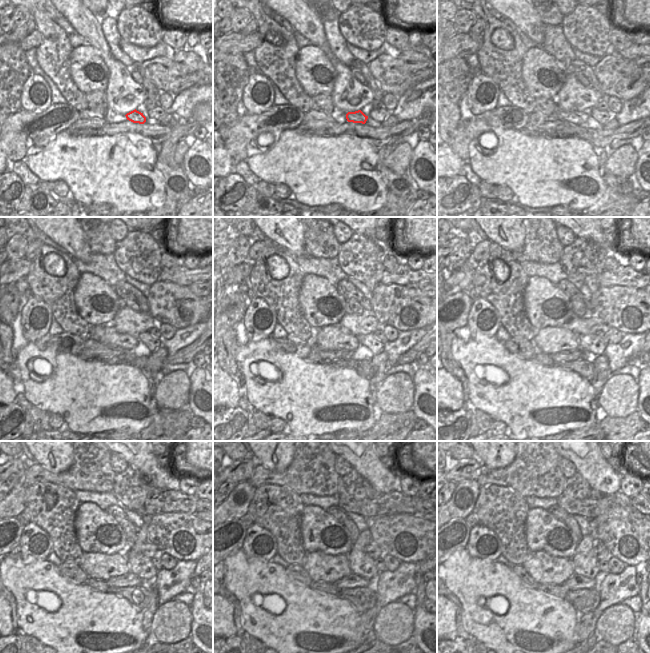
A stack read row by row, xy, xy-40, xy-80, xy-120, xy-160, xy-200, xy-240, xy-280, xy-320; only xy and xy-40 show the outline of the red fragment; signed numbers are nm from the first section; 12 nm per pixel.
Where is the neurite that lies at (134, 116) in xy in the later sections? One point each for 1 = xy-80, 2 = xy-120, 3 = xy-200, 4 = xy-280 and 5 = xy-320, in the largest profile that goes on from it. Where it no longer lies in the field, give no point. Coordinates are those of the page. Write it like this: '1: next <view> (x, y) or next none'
1: next xy-80 (576, 117)
2: next xy-120 (111, 336)
3: next xy-200 (550, 340)
4: next xy-280 (321, 567)
5: next xy-320 (545, 569)

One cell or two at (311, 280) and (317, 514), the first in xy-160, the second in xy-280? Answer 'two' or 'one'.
one

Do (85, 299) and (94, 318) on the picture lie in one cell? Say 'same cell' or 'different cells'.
same cell

